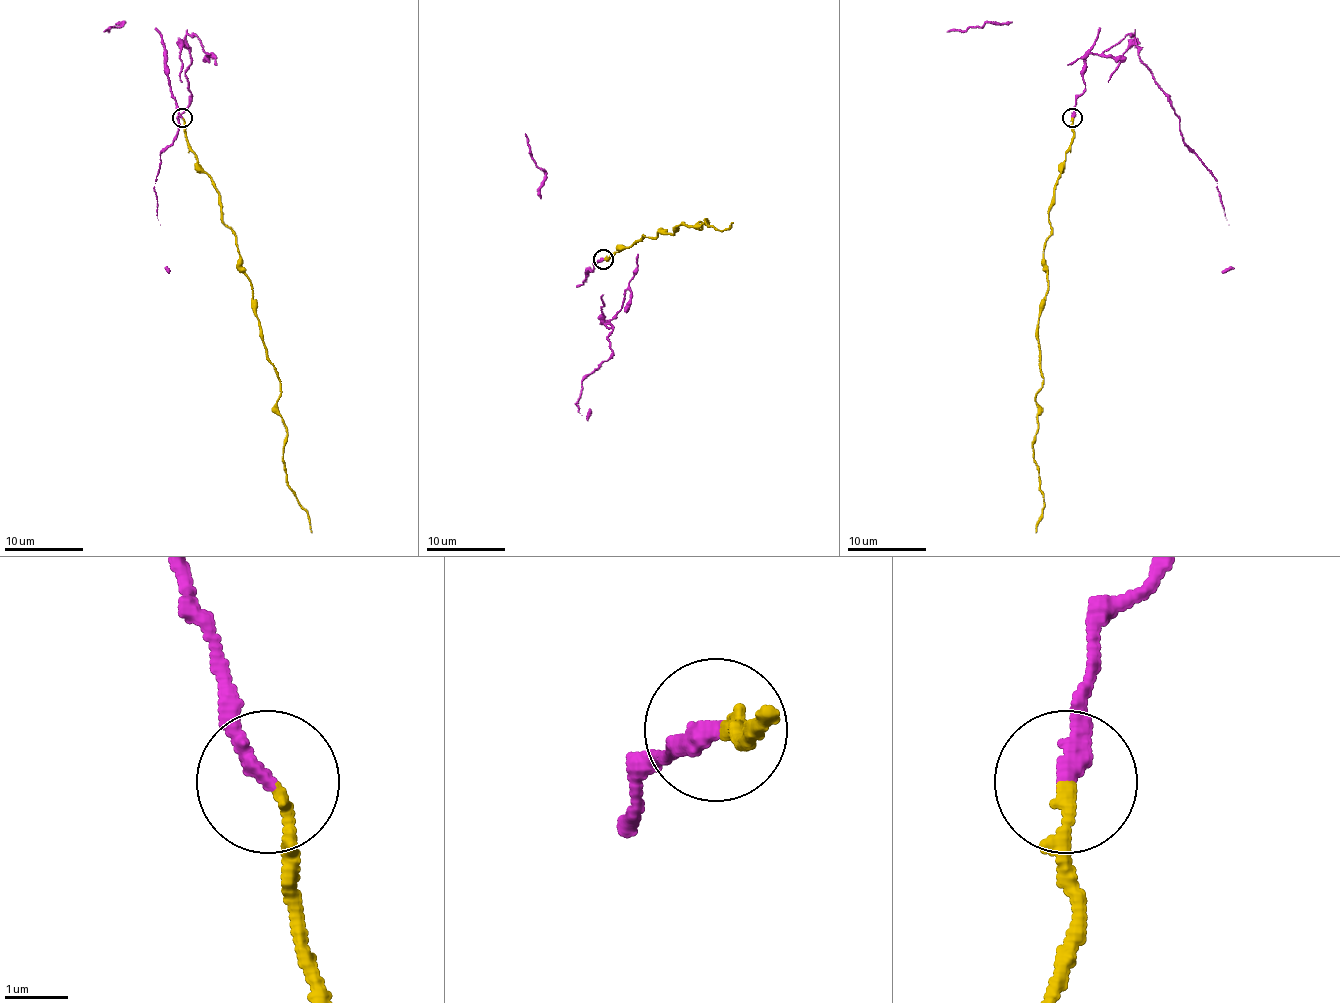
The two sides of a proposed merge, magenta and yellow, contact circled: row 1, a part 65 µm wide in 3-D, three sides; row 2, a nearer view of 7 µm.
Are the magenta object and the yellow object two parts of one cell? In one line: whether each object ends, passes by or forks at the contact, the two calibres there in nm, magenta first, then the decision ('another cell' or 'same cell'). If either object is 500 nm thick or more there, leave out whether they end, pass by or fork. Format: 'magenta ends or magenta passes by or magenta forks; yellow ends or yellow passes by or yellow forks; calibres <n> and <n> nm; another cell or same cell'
magenta ends; yellow ends; calibres 280 and 170 nm; another cell

